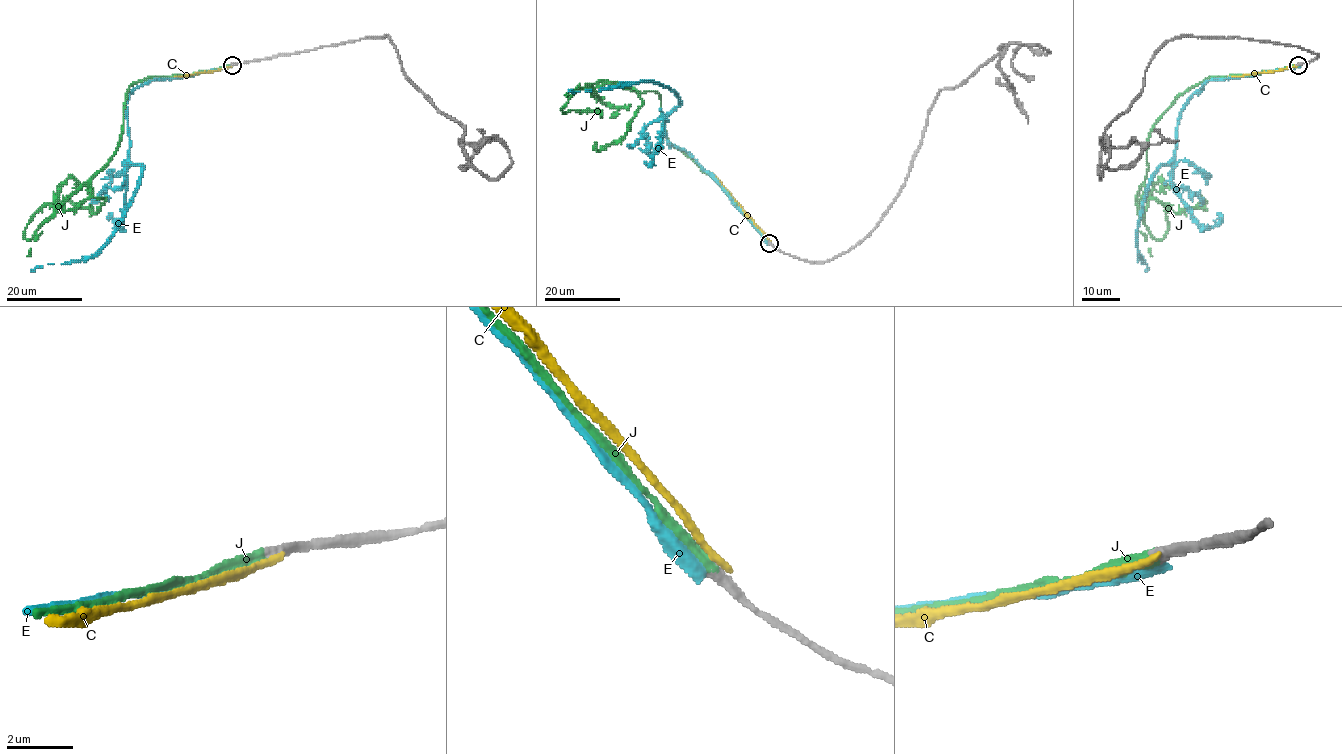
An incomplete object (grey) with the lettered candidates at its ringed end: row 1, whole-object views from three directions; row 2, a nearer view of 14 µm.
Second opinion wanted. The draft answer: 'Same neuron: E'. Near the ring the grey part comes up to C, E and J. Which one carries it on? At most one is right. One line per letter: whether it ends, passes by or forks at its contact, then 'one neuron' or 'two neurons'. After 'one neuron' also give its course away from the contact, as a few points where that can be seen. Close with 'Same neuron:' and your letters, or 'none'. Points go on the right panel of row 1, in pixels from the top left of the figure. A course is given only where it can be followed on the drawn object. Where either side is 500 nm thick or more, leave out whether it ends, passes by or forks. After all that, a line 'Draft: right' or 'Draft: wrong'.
C: it ends there; two neurons
E: it ends there; two neurons
J: it ends there; one neuron; it runs (1298, 64), (1215, 76), (1182, 93), (1151, 131), (1138, 209), (1155, 238), (1165, 236), (1173, 204)
Same neuron: J
Draft: wrong

